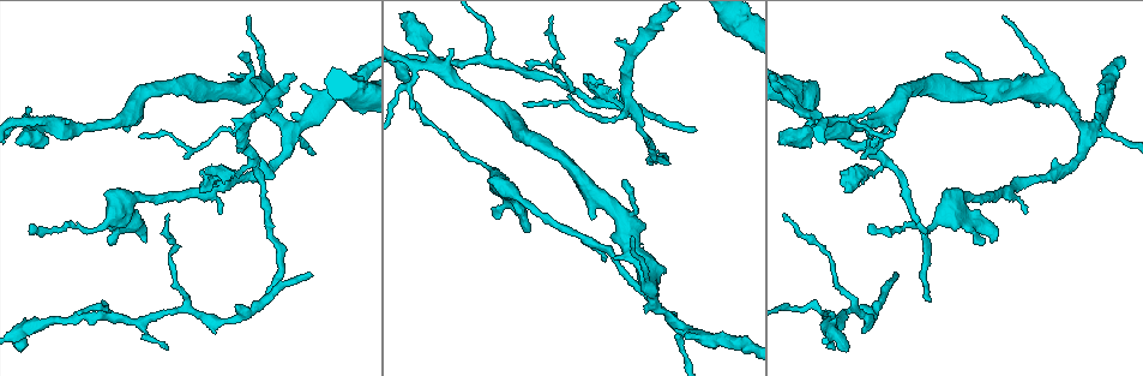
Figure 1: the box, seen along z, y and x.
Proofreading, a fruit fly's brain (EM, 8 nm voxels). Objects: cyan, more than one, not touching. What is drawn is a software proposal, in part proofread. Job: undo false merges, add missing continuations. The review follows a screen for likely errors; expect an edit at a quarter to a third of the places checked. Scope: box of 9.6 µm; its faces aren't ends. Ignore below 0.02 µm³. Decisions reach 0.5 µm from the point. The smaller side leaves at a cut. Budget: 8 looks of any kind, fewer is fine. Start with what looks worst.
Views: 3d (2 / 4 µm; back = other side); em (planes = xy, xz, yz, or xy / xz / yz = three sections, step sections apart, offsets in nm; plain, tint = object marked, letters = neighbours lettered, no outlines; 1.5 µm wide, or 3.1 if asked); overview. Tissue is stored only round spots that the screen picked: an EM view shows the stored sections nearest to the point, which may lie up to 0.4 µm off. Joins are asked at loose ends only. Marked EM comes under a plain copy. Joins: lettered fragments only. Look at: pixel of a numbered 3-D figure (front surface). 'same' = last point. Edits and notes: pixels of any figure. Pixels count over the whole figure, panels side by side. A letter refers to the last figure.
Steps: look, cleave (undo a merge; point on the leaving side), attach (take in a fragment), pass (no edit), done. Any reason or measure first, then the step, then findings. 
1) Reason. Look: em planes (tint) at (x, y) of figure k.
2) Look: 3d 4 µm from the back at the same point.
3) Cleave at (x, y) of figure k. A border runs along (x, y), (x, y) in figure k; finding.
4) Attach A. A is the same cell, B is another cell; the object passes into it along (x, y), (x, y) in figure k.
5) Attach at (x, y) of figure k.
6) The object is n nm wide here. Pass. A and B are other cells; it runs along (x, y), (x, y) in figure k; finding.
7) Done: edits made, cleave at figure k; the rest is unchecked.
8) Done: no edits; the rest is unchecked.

Branch stops here. Look: 3d 4 µm at (493, 216) of figure 1.

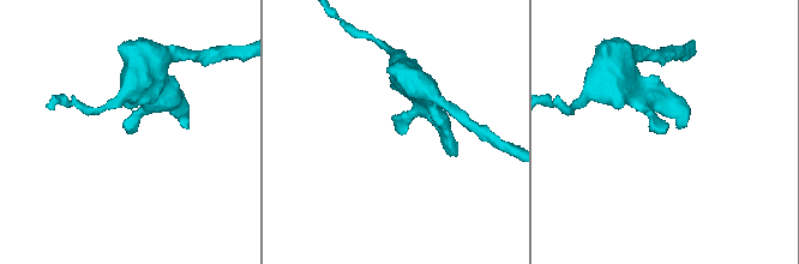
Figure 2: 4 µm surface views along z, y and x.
Shape alone is not enough. Look: em planes (letters) at (395, 126) of figure 2.

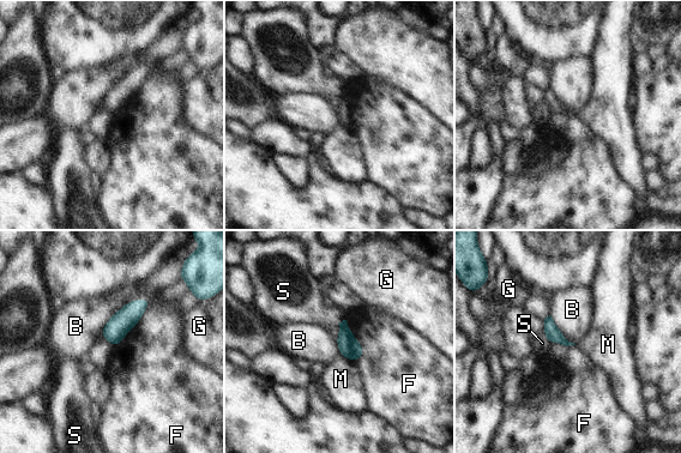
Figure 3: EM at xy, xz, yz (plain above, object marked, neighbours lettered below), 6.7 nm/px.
Pass. B, F, G, M and S are other cells; a border runs along (145, 296), (127, 301), (101, 337) in figure 3; none of them fits.

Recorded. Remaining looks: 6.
Thin end. Look: em xy step 4 (tint) at (832, 348) of figure 1.

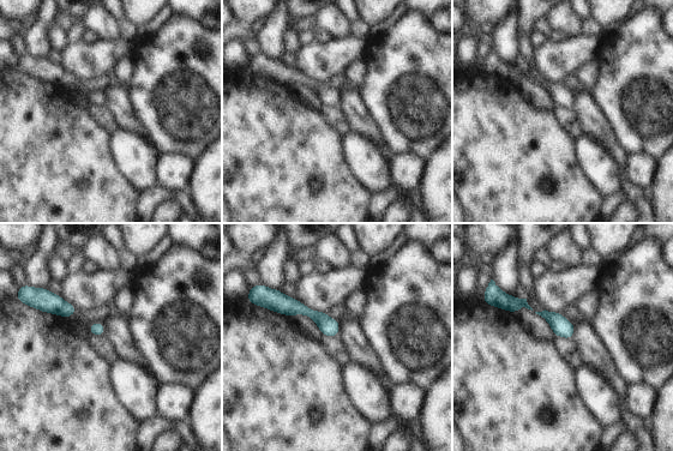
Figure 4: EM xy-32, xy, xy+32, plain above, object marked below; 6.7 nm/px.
Look: em planes (letters) at the same point.

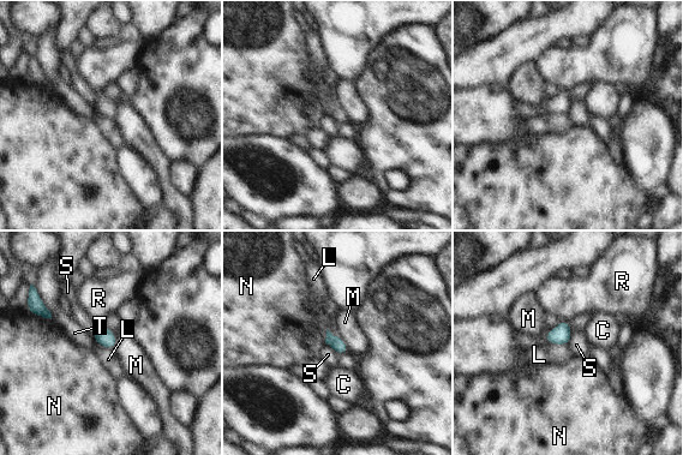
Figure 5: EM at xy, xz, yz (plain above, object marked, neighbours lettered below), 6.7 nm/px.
Pass. C, L, M, N, R, S and T are other cells; a border runs along (544, 341), (568, 346) in figure 5; no lettered fragment goes on from it.

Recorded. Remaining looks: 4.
An open end. Look: em planes (tint) at (20, 350) of figure 1.

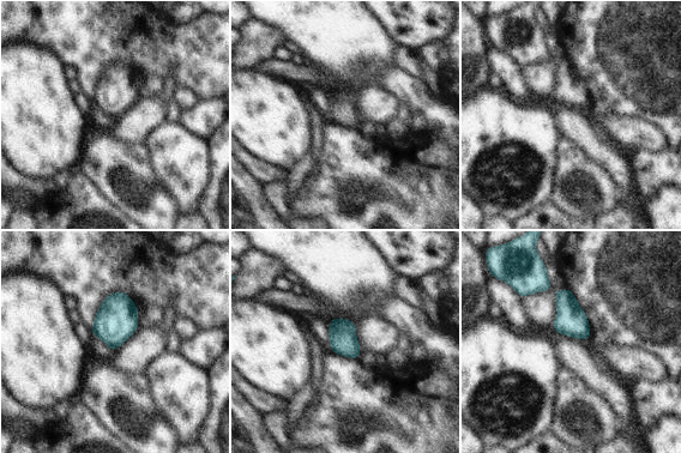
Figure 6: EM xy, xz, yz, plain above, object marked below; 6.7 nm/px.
Look: em planes (letters) at the same point.

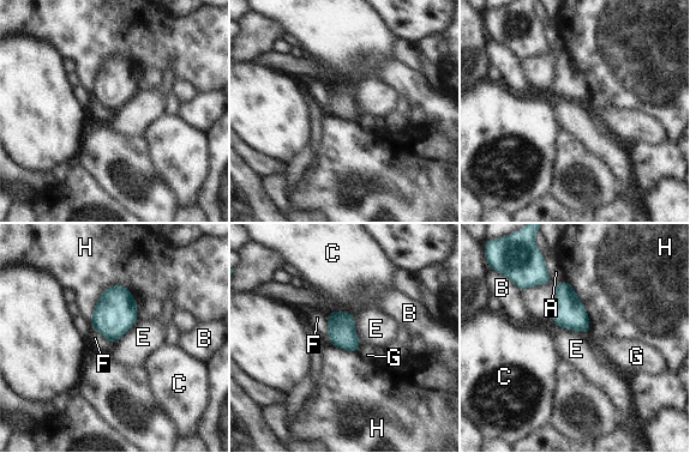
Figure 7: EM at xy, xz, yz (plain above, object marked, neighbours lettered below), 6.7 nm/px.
The object is 160 nm wide here. Pass. A, B, C, E, F, G and H are other cells; a border runs along (553, 325), (584, 334) in figure 7; no lettered fragment goes on from it.

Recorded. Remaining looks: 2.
Done: no edits; the rest is unchecked.

